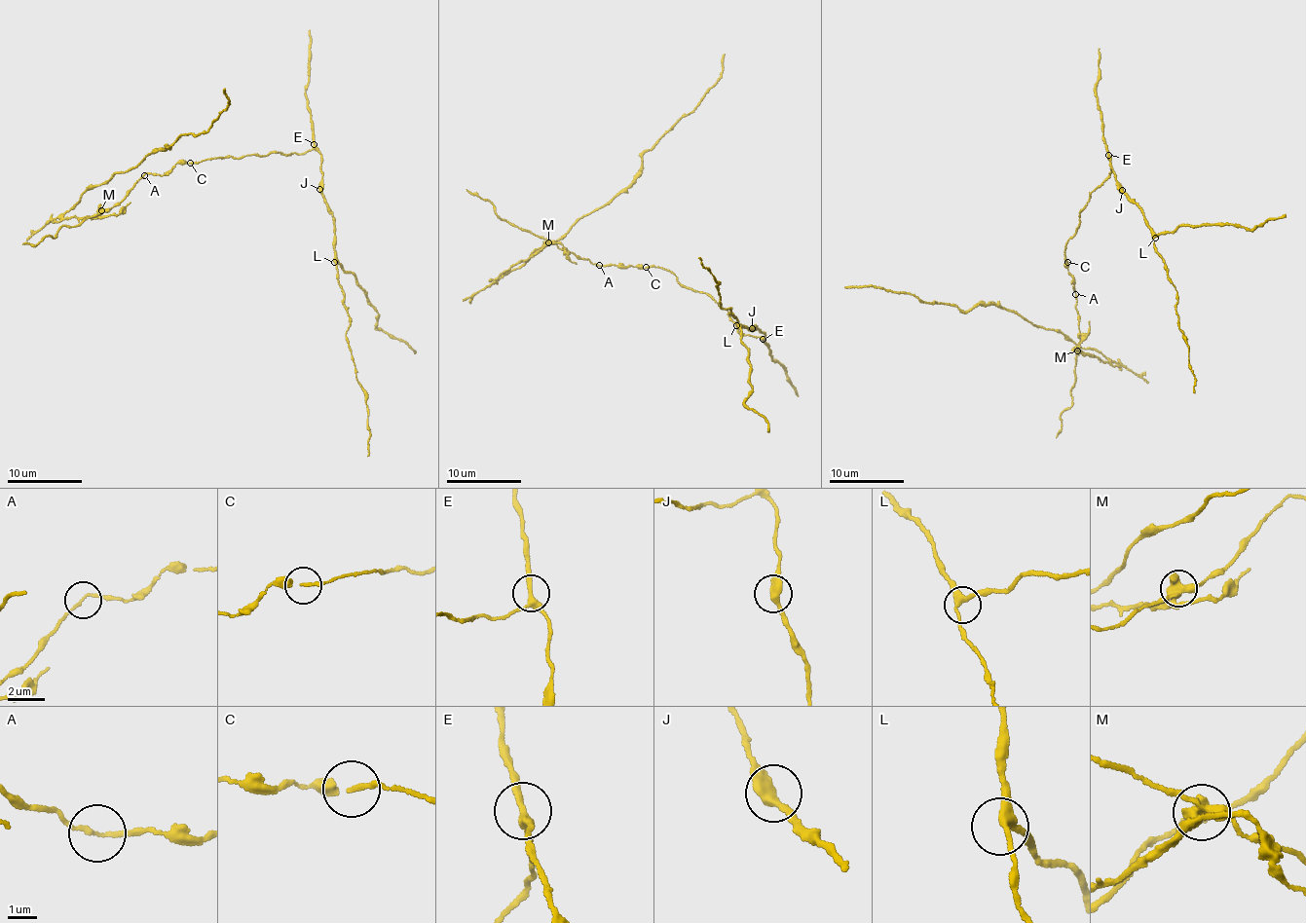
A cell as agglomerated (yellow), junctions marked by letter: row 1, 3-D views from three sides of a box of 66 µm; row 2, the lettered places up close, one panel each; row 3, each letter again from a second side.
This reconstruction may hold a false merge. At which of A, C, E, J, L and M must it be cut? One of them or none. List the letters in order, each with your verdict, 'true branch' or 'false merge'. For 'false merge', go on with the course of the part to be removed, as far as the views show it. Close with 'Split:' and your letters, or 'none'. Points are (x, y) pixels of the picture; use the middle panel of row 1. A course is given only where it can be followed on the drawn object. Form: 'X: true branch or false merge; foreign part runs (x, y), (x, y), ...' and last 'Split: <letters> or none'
A: true branch
C: true branch
E: true branch
J: true branch
L: true branch
M: false merge; foreign part runs (547, 242), (507, 272), (535, 249), (563, 238), (579, 217), (623, 192), (642, 156), (721, 75), (725, 54)
Split: M

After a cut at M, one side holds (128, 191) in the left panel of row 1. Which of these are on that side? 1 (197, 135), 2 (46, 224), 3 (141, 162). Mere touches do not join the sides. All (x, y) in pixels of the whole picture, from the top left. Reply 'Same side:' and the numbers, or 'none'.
Same side: none

